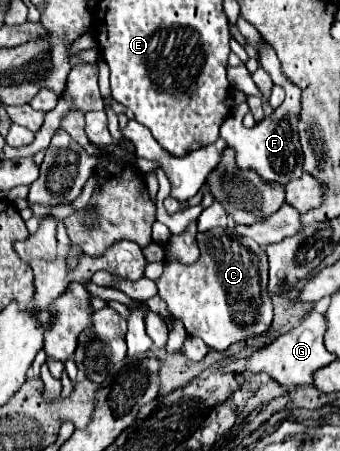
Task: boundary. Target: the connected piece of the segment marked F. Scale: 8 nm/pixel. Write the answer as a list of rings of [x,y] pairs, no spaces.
[[[270,46],[262,54],[260,64],[266,68],[266,72],[270,74],[274,84],[280,84],[286,90],[284,102],[268,118],[264,118],[260,124],[256,124],[254,128],[246,128],[242,123],[244,115],[249,112],[248,104],[242,103],[234,108],[230,118],[226,118],[226,122],[220,126],[220,138],[226,140],[228,146],[236,150],[238,166],[244,166],[244,168],[258,172],[258,176],[266,182],[278,182],[284,186],[286,182],[298,180],[302,176],[302,146],[300,146],[300,136],[298,136],[302,92],[282,74],[282,68],[276,60],[276,54]]]

